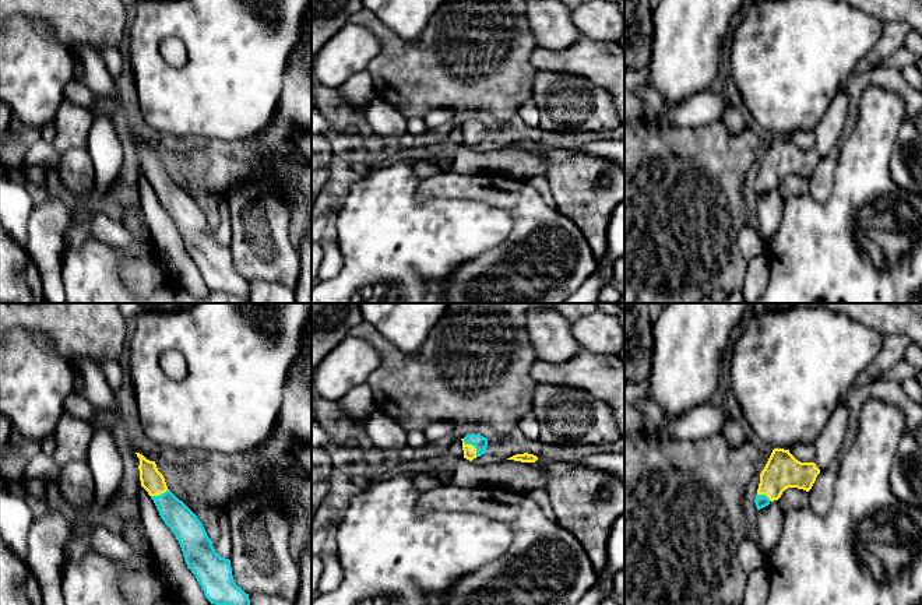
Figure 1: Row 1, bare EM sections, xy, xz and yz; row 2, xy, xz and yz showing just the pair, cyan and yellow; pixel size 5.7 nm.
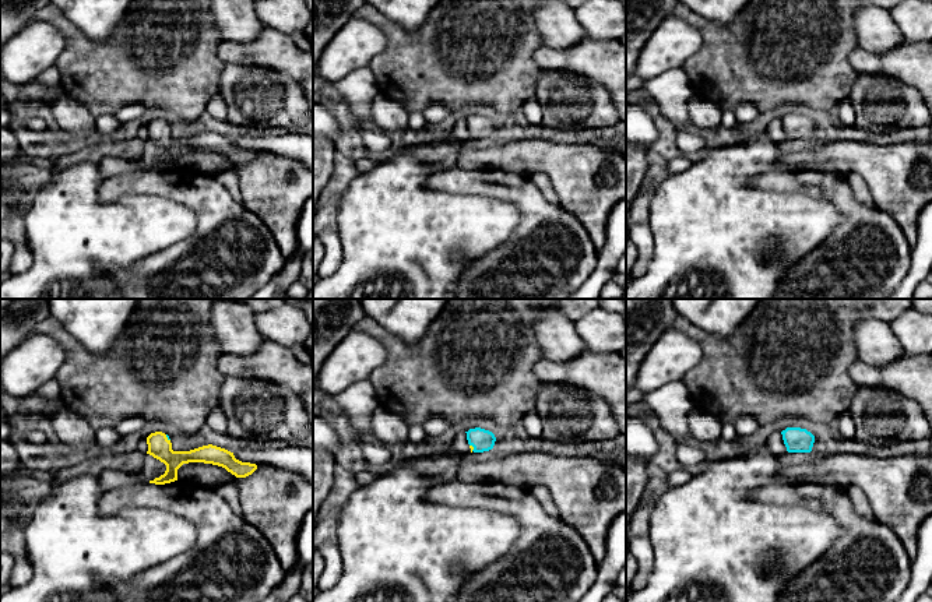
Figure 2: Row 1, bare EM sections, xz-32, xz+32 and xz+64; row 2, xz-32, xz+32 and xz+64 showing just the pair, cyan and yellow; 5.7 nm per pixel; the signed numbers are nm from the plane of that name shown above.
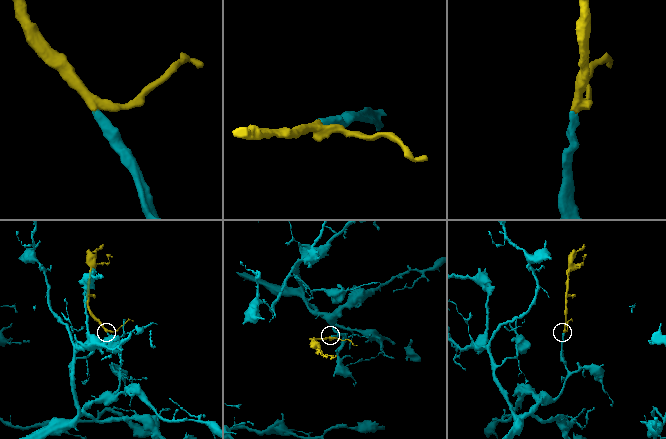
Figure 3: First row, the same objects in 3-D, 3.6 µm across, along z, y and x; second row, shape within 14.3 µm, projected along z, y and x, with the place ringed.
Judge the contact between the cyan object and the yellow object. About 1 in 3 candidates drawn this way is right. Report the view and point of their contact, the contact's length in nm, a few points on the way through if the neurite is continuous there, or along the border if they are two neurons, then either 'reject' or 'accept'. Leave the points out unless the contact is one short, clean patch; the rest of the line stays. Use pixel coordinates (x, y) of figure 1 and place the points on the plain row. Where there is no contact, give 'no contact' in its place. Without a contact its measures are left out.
contact xz (472, 132); length 130 nm; way xz (479, 129), (472, 132), (470, 139); accept

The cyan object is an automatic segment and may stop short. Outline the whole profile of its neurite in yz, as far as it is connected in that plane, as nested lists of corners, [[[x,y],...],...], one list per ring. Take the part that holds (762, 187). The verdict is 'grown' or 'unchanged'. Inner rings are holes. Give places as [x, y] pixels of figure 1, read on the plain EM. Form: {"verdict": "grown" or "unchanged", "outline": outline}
{"verdict": "grown", "outline": [[[774,136],[764,156],[754,186],[757,197],[778,187],[788,175],[809,179],[820,161],[814,150],[798,148],[789,137]]]}

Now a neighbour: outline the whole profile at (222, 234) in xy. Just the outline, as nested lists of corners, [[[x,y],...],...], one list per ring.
[[[222,198],[219,203],[219,211],[222,215],[221,224],[218,228],[212,229],[215,239],[225,246],[230,247],[230,214],[229,214],[229,204],[226,198]]]

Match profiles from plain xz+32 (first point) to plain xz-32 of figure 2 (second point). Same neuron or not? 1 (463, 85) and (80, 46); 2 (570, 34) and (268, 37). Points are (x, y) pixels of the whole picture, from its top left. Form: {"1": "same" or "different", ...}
{"1": "same", "2": "different"}

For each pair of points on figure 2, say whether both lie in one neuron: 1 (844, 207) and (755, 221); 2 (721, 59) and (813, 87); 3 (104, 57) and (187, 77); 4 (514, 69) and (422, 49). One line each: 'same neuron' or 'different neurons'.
1: different neurons
2: same neuron
3: same neuron
4: same neuron

